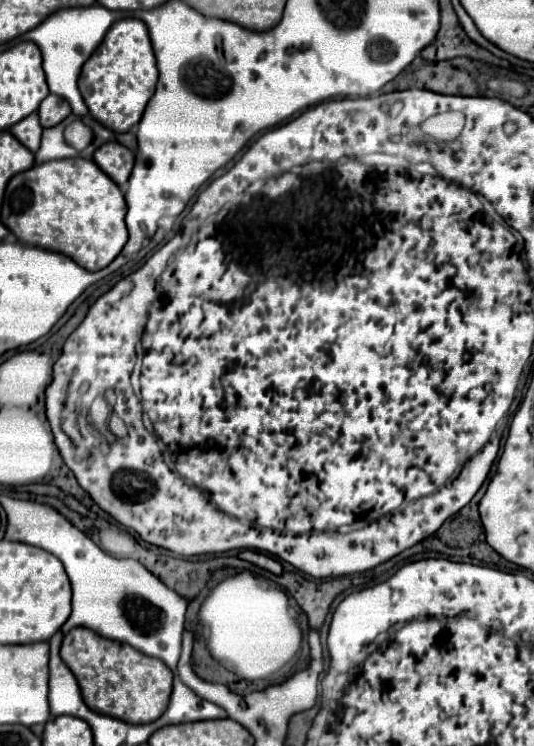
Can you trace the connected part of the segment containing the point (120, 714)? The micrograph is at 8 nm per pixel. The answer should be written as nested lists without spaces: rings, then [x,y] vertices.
[[[76,627],[64,637],[60,657],[74,673],[84,703],[96,713],[140,725],[156,721],[168,707],[172,693],[172,671],[160,659],[148,657],[126,643],[110,641],[90,629]]]

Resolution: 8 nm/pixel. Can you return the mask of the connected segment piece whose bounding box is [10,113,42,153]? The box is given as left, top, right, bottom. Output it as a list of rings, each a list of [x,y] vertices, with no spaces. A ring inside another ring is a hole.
[[[28,115],[26,119],[22,119],[20,123],[16,123],[10,133],[14,133],[14,137],[24,145],[28,147],[32,153],[38,151],[40,147],[40,137],[42,137],[42,125],[38,123],[38,115]]]

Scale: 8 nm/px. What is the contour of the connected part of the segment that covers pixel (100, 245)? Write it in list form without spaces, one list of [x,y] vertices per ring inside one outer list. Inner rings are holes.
[[[80,157],[46,161],[42,165],[34,165],[24,173],[14,175],[6,185],[6,195],[2,203],[2,223],[16,235],[20,243],[62,253],[86,271],[100,271],[118,257],[128,241],[124,217],[126,201],[118,185],[104,171],[100,171],[94,161]]]

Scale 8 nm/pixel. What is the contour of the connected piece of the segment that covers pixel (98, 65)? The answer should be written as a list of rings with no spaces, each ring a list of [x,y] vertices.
[[[140,19],[116,21],[92,57],[84,63],[78,89],[92,117],[114,133],[128,133],[140,123],[146,103],[156,91],[158,67],[150,45],[148,29]]]

